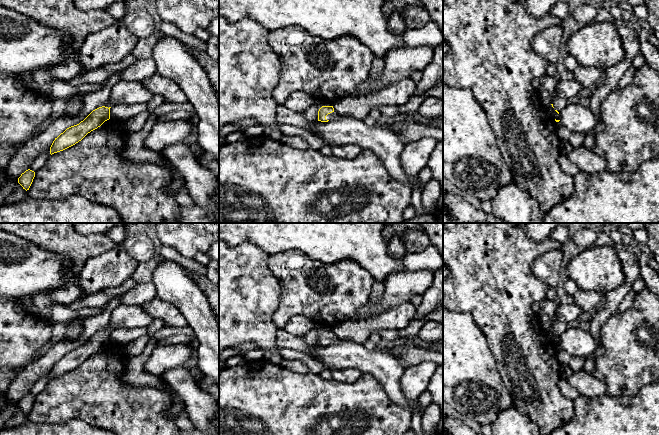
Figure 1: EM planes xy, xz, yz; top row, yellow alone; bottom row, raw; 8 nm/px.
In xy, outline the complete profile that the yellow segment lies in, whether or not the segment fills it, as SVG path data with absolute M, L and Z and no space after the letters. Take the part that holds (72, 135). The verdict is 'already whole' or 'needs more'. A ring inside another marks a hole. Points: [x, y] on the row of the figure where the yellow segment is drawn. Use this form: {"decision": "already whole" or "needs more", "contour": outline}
{"decision": "needs more", "contour": "M118 81L111 90L111 96L106 106L93 110L79 124L67 128L53 141L50 154L63 151L79 141L88 133L100 127L110 119L110 108L116 104L148 103L154 94L144 85L143 81Z"}

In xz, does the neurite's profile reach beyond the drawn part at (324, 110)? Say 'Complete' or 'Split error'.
Split error

